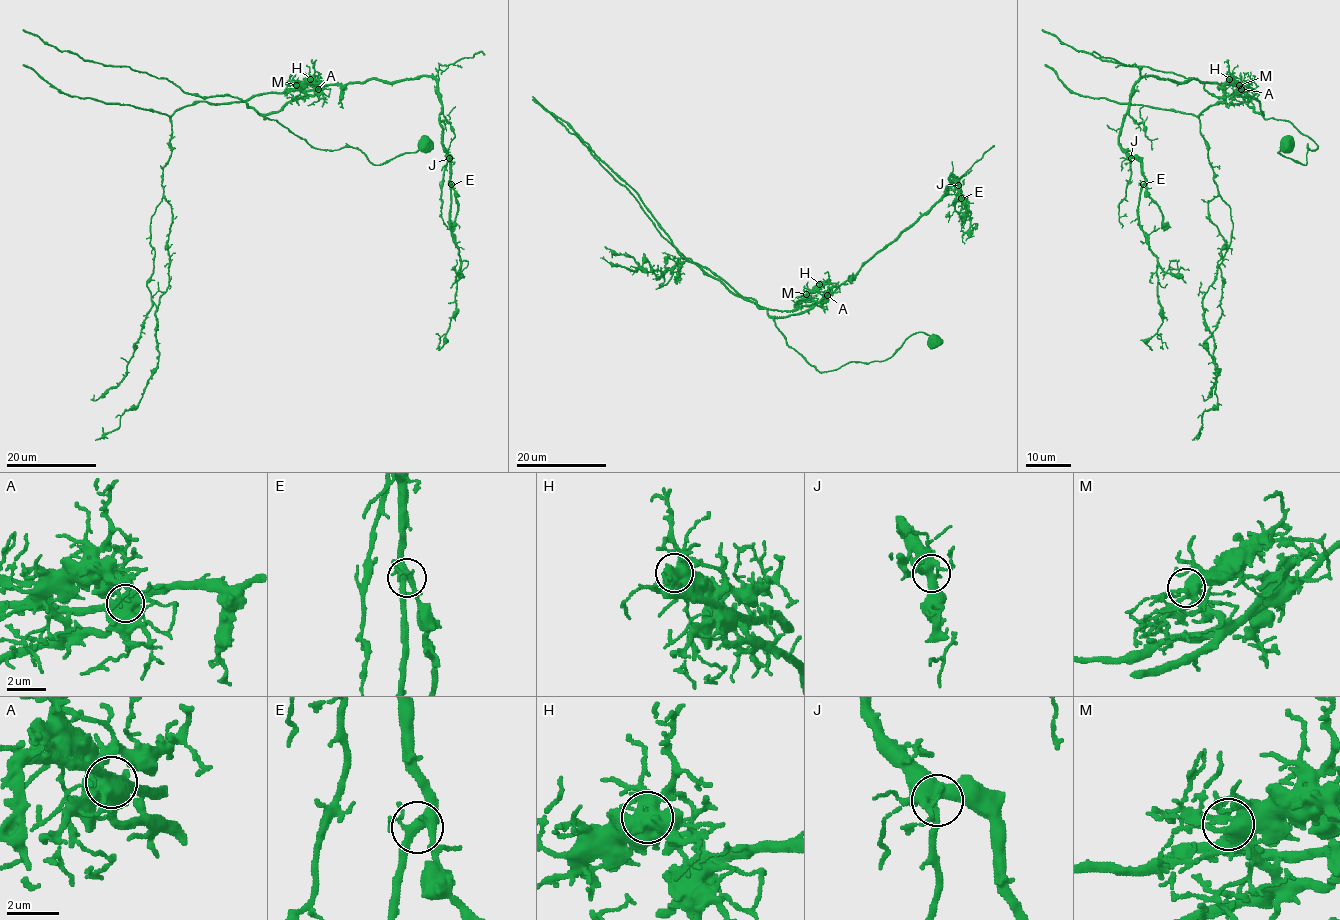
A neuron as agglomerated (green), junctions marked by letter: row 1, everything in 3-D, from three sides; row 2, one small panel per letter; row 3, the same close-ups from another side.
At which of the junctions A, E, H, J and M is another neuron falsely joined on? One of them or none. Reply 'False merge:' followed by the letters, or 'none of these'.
False merge: A

